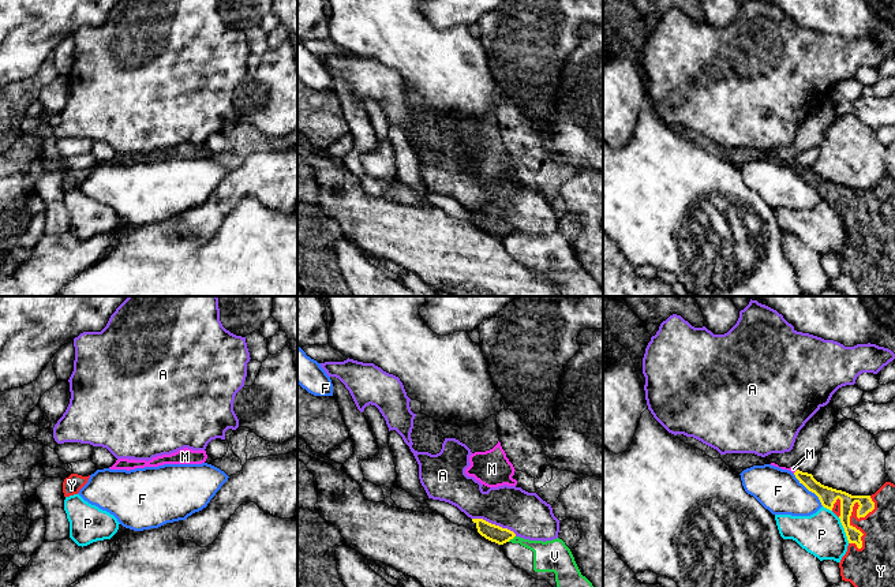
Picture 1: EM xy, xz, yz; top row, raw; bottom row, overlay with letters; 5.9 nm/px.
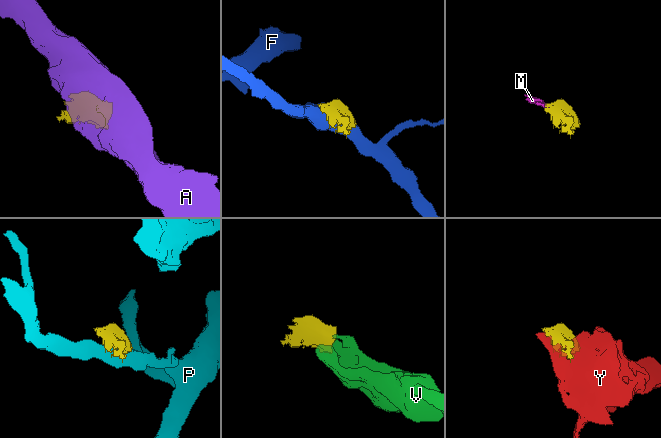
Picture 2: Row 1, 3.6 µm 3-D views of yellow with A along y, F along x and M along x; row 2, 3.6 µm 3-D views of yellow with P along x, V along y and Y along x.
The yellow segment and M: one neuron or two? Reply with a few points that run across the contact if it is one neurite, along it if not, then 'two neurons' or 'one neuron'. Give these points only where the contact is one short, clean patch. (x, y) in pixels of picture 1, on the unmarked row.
yz (827, 190), (796, 165), (793, 163) | one neuron

